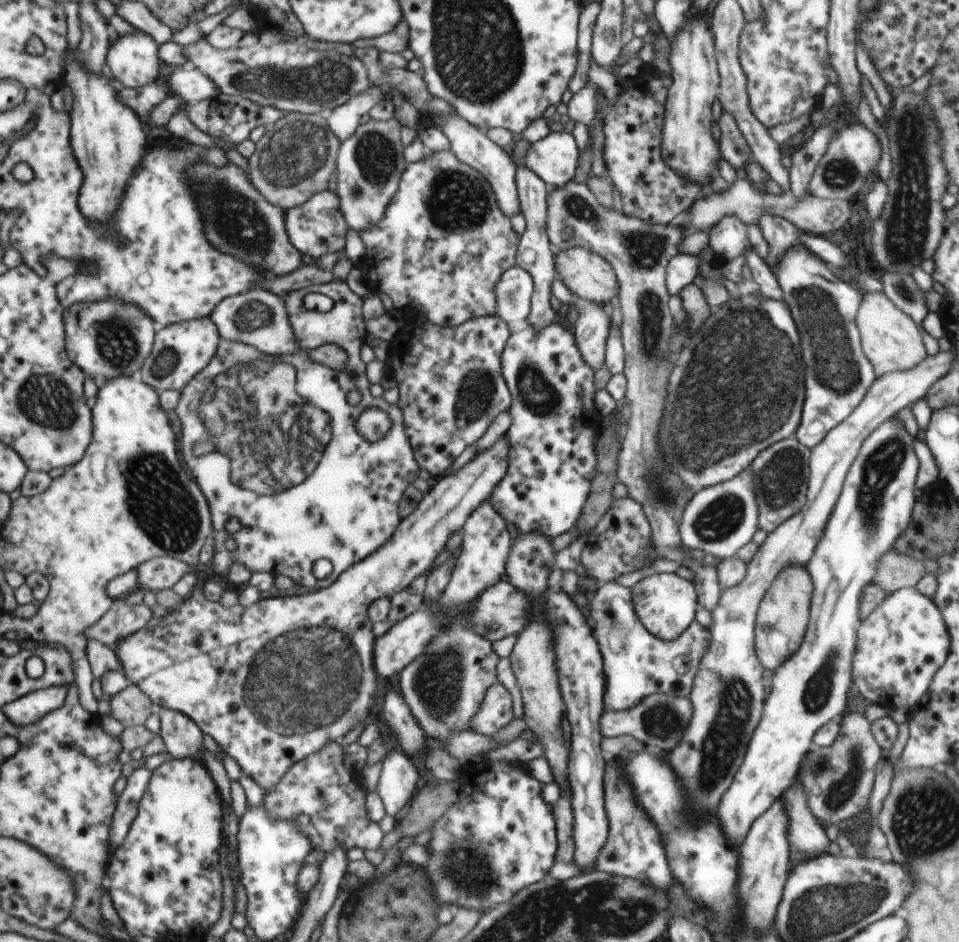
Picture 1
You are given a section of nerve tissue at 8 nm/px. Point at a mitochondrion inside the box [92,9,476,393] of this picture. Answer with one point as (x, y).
(328, 77)

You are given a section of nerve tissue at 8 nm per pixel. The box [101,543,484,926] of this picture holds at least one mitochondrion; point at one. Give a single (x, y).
(326, 689)

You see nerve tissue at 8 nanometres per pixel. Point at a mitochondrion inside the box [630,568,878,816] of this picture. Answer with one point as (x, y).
(734, 711)

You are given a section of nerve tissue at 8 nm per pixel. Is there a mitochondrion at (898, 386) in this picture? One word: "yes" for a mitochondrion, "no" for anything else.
no

